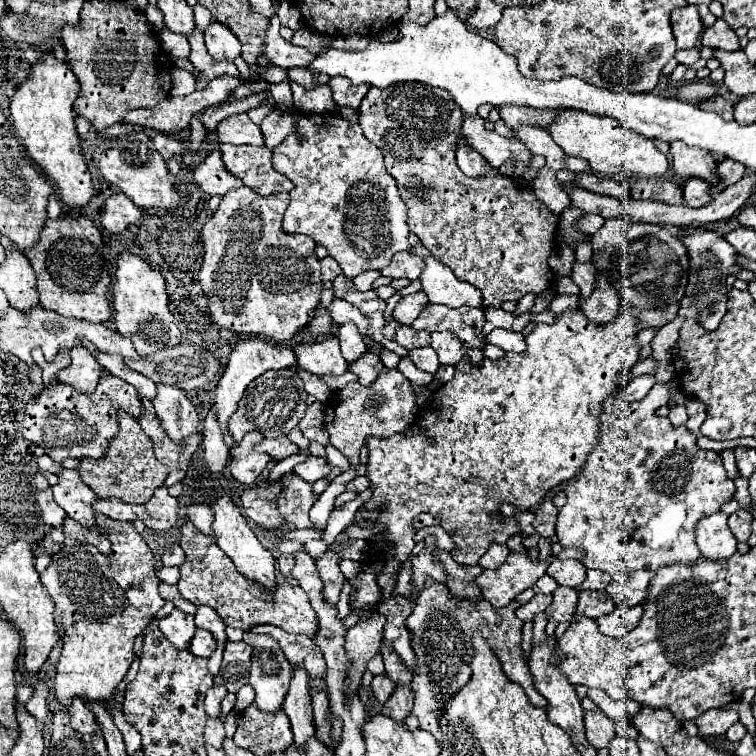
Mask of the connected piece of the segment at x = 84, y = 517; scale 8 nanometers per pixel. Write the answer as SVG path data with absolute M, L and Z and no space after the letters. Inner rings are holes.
M64 470L58 478L60 482L52 486L54 500L84 528L96 528L98 524L92 504L98 500L98 496L92 492L92 488L84 484L84 480L78 476L78 470Z

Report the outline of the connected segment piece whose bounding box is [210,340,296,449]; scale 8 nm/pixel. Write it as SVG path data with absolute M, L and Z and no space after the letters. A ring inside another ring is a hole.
M242 340L242 344L238 344L234 348L234 352L230 352L230 356L218 356L218 364L222 364L222 374L218 376L218 384L212 392L210 404L216 408L225 443L231 449L235 445L235 441L230 436L228 420L236 412L238 402L242 400L248 384L252 380L256 380L260 374L264 374L266 370L272 370L272 368L278 370L278 368L288 368L288 366L296 364L296 354L288 344L274 344L274 342L268 342L268 340Z

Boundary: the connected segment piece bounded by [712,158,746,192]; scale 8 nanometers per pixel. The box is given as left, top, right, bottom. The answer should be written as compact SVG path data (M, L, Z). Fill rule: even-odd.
M722 158L718 162L718 176L720 176L720 184L716 188L712 188L712 192L720 192L724 190L726 186L738 182L746 172L746 166L742 162L736 162L736 160L730 160L730 158Z

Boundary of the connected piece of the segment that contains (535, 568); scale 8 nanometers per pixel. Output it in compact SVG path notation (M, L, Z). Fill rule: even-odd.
M512 552L500 568L484 570L476 578L476 584L482 590L484 600L490 600L494 606L506 606L514 600L516 594L530 588L540 576L544 576L550 560L552 558L546 562L530 560L526 552Z

